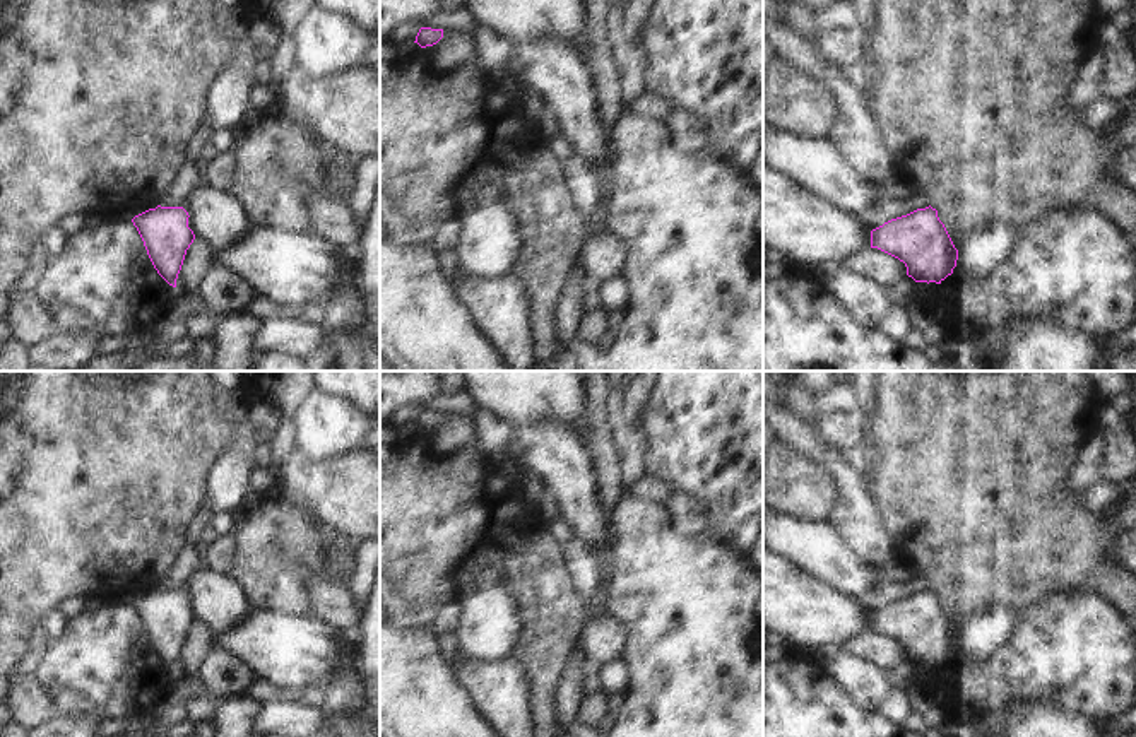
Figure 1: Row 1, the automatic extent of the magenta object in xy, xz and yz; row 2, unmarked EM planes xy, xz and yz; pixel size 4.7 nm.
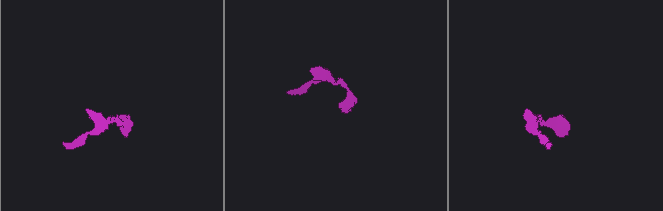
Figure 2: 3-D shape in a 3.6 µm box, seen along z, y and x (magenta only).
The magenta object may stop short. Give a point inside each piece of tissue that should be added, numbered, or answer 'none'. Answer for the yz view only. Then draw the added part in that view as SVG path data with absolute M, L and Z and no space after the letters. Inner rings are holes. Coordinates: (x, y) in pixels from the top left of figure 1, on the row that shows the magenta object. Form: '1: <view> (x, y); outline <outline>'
none

